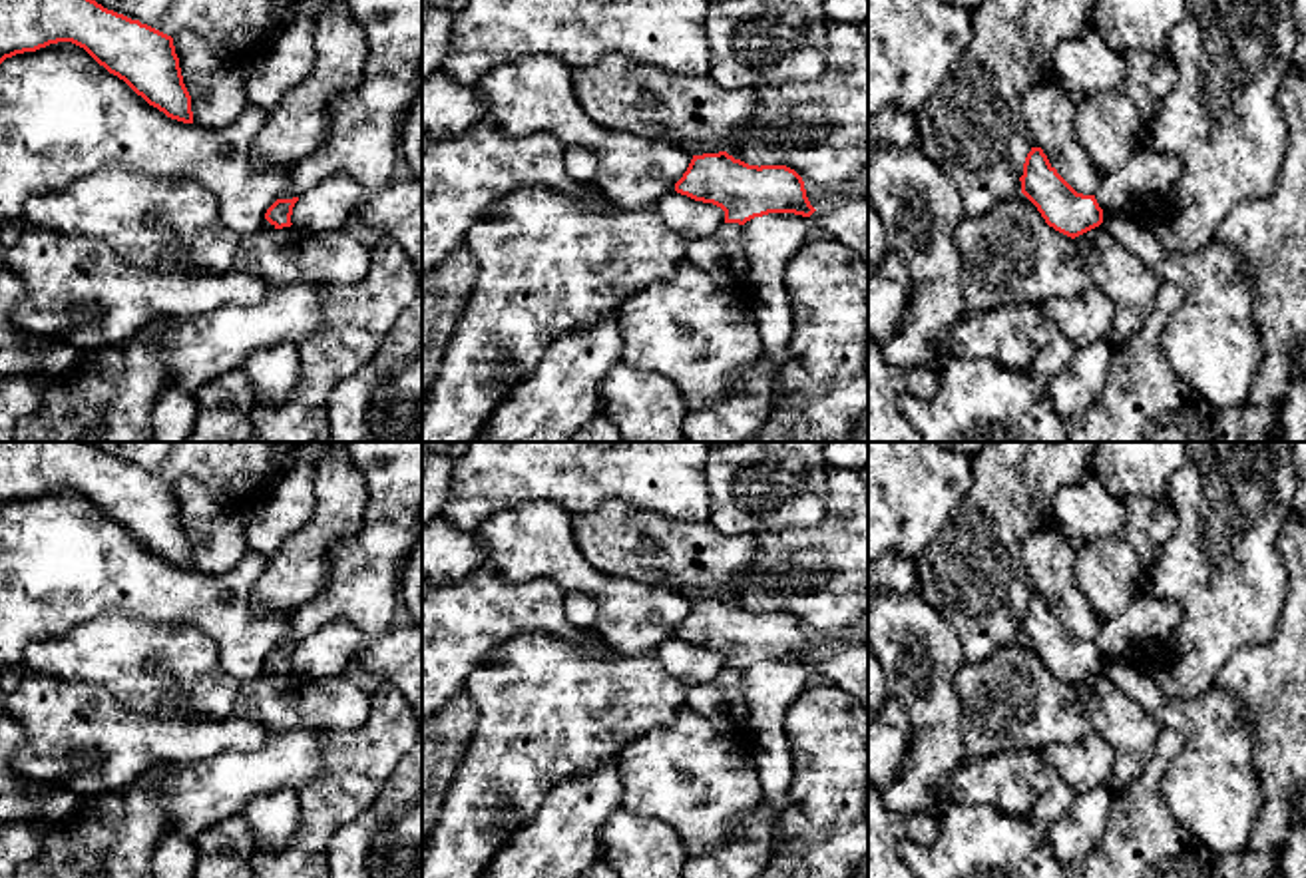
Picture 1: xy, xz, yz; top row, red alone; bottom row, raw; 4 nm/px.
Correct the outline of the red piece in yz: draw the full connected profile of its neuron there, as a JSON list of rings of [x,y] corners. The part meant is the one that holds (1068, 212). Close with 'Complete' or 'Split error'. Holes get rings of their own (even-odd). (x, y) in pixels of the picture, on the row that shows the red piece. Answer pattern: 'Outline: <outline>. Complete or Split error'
Outline: [[[1031,147],[1023,163],[1021,193],[1055,231],[1075,239],[1103,223],[1095,195],[1077,193],[1049,163],[1041,147]]]. Complete

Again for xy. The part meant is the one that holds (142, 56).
Outline: [[[0,0],[0,64],[58,42],[84,48],[149,106],[193,123],[171,36],[96,0]]]. Complete

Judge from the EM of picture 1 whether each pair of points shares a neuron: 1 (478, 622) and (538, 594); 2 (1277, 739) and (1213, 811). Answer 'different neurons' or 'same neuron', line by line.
1: same neuron
2: different neurons

